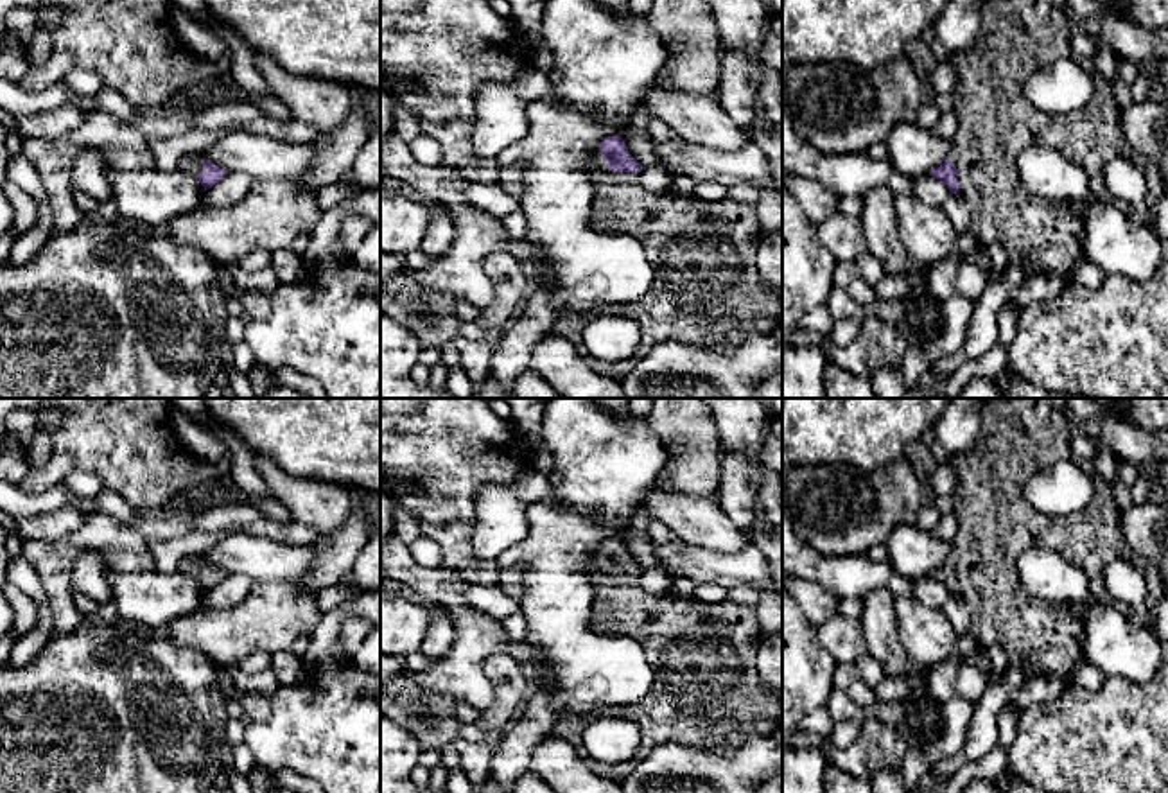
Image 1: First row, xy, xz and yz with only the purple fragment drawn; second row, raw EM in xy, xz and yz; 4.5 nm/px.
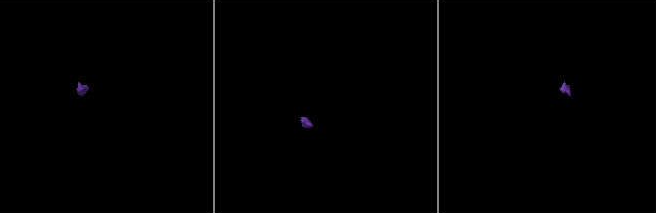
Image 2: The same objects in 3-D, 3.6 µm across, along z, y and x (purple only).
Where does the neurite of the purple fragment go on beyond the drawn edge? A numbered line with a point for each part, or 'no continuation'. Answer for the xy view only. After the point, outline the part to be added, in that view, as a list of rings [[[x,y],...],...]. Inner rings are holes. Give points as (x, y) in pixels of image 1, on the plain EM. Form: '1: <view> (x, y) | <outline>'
1: xy (192, 566) | [[[201,554],[188,556],[188,558],[181,560],[179,571],[185,572],[185,574],[199,578],[203,574],[203,558],[201,558]]]

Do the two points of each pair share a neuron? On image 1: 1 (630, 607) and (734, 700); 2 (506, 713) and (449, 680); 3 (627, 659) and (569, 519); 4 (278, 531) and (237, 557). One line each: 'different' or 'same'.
1: same
2: different
3: same
4: different

